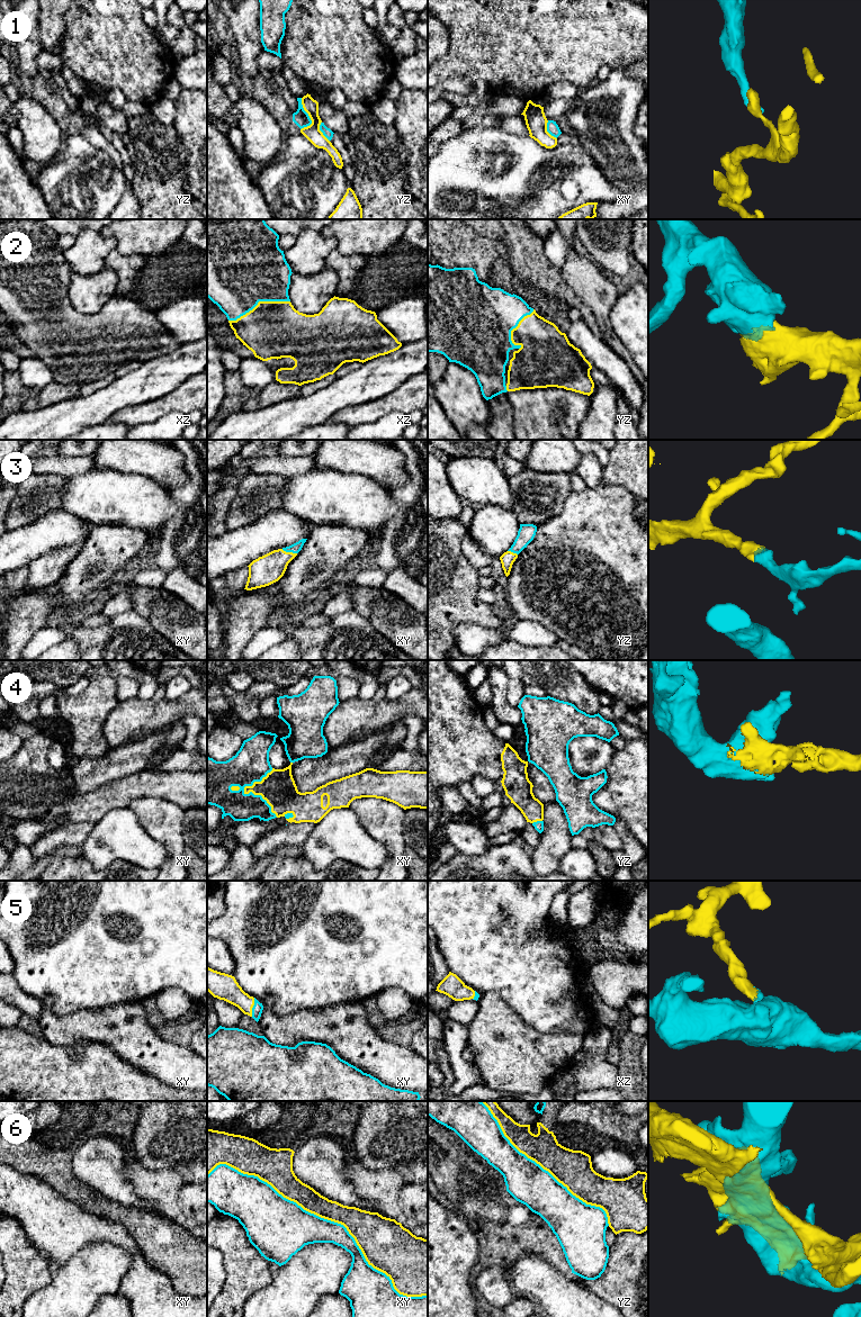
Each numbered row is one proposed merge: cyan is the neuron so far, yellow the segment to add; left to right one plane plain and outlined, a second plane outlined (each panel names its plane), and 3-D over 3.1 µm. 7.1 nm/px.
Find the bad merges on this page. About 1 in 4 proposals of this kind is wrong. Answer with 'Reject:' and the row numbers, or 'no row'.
Reject: 1, 6

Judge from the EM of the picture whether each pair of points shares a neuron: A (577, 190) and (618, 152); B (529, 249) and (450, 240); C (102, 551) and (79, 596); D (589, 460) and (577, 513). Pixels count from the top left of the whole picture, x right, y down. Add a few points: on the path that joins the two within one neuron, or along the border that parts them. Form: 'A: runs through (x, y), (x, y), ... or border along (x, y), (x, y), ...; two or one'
A: border along (584, 149), (608, 180); two
B: runs through (510, 249), (502, 249), (493, 240), (469, 240); one
C: runs through (96, 562), (79, 585); one
D: border along (600, 481), (592, 488), (586, 487); two

